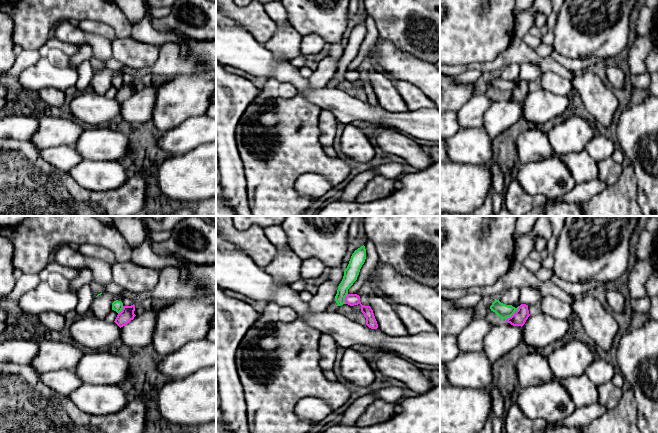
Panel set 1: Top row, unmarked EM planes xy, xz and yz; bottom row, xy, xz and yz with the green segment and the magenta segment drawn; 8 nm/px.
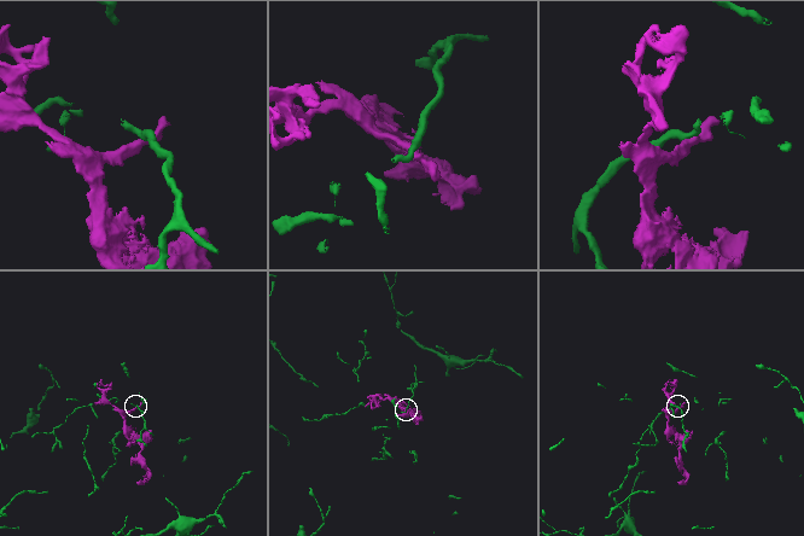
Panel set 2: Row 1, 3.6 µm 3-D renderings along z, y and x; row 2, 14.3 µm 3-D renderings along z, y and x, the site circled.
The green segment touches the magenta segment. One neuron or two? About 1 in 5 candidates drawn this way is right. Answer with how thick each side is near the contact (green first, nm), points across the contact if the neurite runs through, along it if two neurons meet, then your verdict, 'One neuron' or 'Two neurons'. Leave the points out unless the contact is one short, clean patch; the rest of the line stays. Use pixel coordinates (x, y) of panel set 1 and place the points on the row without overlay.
Thickness 120 nm (green) against 120 nm. Boundary: yz (519, 82), (505, 95). Two neurons

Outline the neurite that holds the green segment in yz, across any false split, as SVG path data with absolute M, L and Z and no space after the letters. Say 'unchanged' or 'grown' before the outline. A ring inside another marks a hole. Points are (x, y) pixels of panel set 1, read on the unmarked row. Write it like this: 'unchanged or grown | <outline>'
unchanged | M495 76L490 82L491 87L495 88L501 95L507 95L511 93L517 86L512 81L506 81L501 79L499 76Z

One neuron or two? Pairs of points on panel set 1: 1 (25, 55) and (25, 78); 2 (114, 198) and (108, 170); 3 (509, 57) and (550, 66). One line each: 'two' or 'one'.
1: two
2: two
3: one

